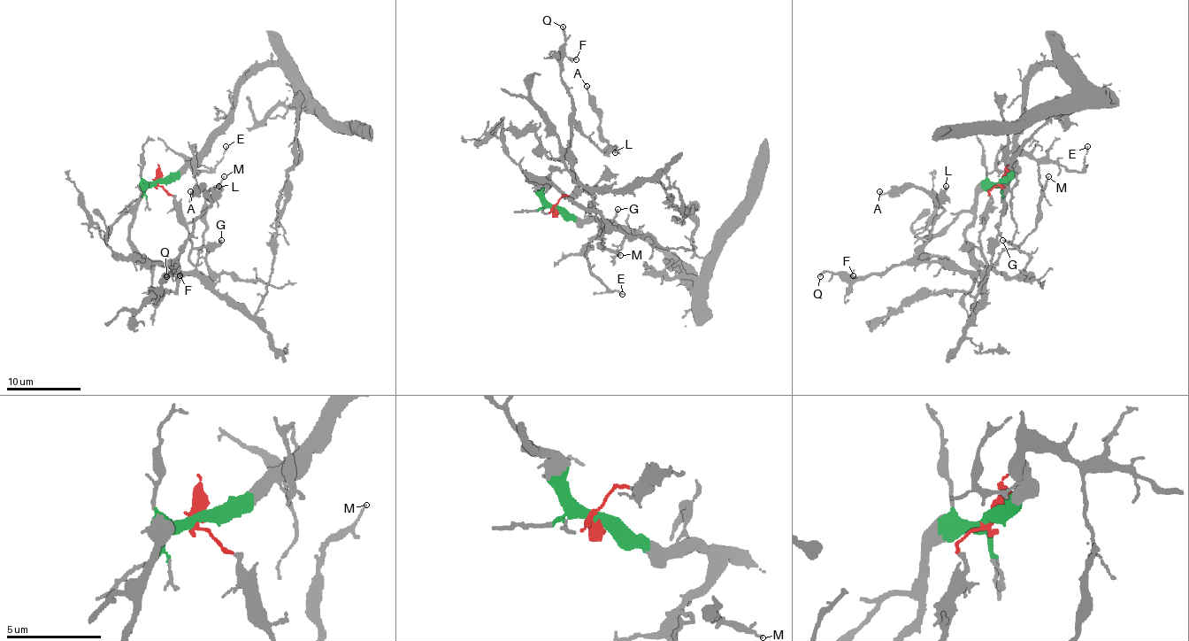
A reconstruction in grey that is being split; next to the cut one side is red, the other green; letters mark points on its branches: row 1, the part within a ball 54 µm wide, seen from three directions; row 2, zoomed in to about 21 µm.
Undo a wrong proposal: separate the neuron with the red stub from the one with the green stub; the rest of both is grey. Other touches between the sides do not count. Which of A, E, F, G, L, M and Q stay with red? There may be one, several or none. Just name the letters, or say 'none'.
A, F, L, M, Q

